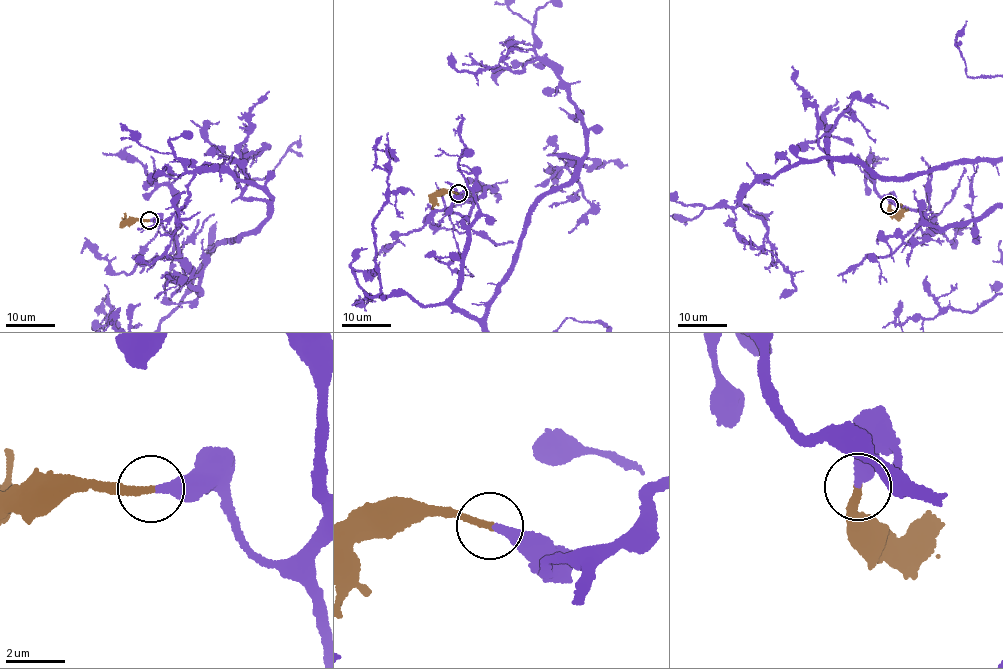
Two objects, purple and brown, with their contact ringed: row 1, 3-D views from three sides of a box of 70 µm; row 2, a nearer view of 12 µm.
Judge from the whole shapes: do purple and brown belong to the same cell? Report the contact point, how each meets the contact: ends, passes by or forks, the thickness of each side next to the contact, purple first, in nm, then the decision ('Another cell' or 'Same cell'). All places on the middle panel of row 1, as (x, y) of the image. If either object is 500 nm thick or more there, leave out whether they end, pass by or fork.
Place: (458, 193). At the ring purple ends. At the ring brown ends. Thickness 320 nm (purple) against 240 nm. Same cell

